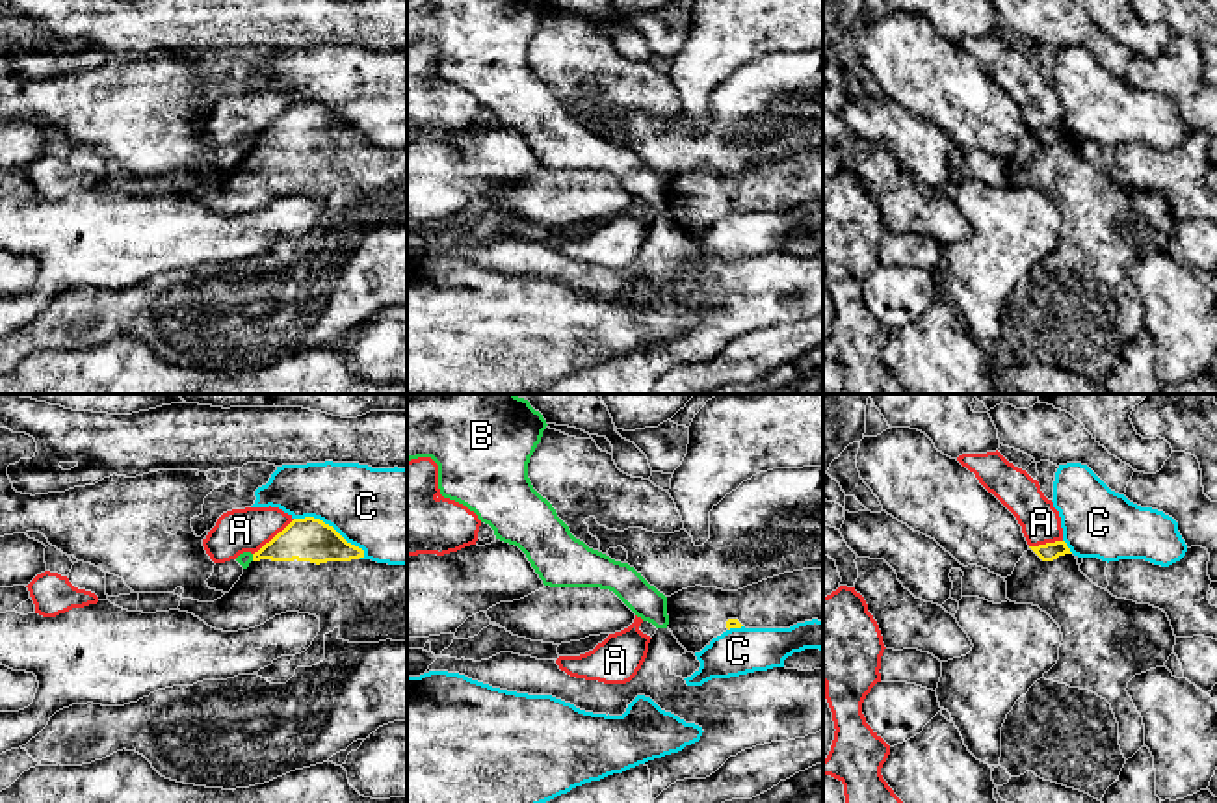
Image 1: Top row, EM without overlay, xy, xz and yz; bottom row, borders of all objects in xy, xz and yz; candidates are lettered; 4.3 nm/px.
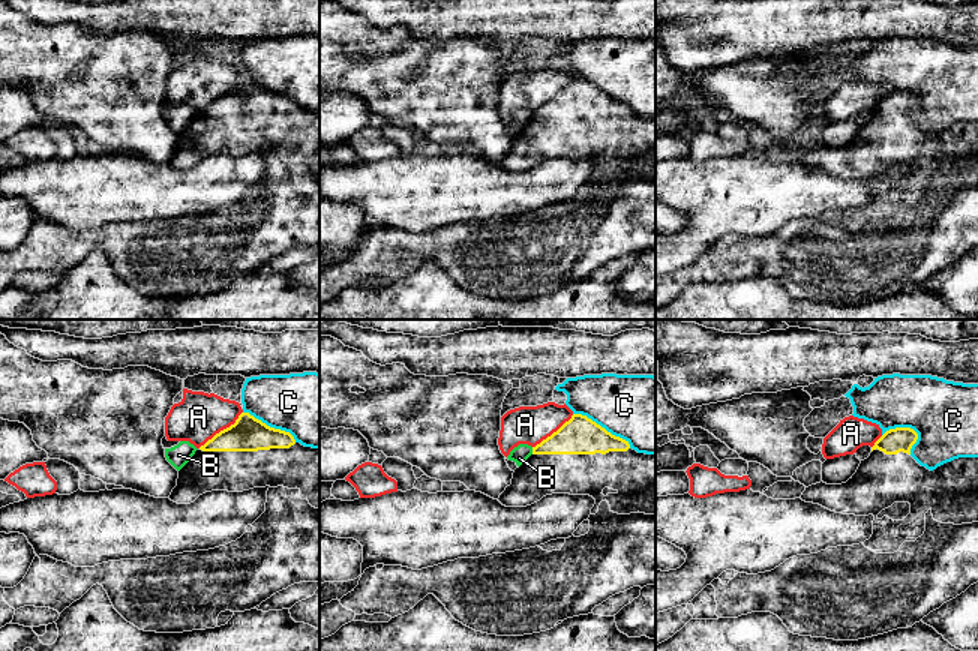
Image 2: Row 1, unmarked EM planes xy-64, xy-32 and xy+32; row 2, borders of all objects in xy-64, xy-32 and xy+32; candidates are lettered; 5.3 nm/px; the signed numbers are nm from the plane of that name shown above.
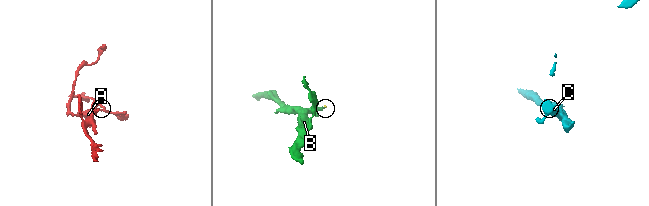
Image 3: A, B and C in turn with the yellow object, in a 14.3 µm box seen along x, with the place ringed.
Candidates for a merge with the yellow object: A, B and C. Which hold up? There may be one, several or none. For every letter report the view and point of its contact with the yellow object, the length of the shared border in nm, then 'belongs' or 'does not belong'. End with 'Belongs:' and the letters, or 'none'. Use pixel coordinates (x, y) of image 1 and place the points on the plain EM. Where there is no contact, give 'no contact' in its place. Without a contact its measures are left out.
A: meets yellow in xy at (275, 119); contact 240 nm long; does not belong
B: meets yellow in xy at (253, 142); contact 30 nm long; does not belong
C: meets yellow in xy at (331, 110); contact 360 nm long; does not belong
Belongs: none

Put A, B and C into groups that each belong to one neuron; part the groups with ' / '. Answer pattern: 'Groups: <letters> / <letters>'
Groups: A / B / C

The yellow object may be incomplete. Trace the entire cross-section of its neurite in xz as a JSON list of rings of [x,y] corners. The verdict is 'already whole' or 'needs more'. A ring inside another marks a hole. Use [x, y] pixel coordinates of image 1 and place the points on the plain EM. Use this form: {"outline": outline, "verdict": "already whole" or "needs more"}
{"outline": [[[823,152],[784,156],[738,175],[687,171],[667,180],[667,199],[667,212],[693,238],[730,212],[823,204]]], "verdict": "needs more"}

